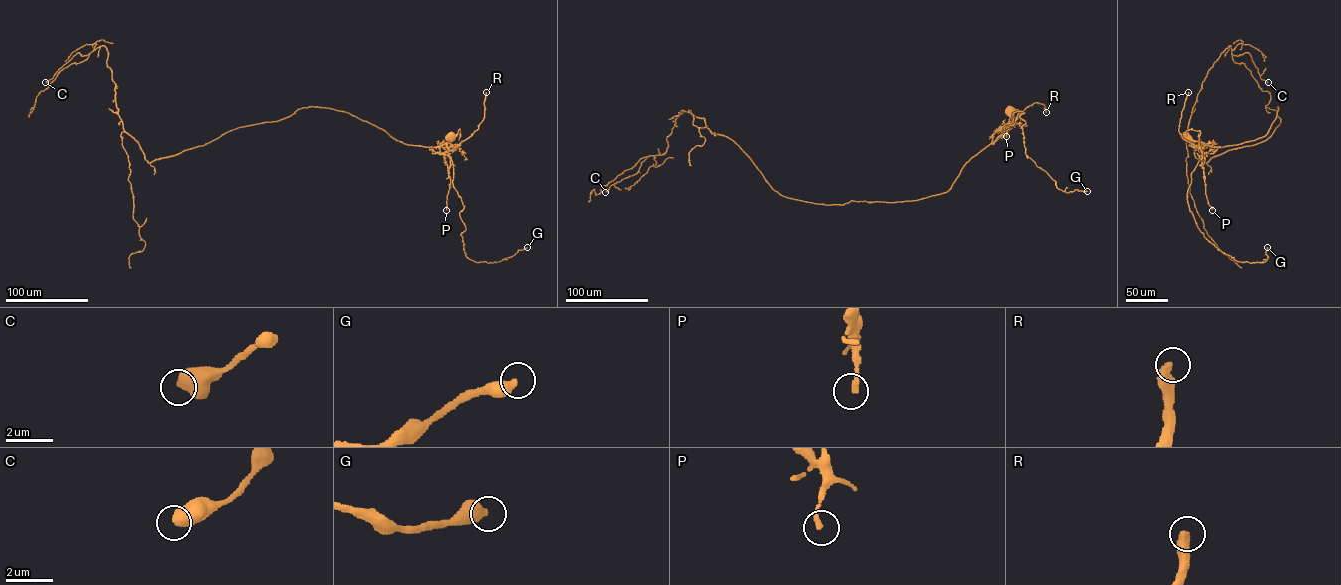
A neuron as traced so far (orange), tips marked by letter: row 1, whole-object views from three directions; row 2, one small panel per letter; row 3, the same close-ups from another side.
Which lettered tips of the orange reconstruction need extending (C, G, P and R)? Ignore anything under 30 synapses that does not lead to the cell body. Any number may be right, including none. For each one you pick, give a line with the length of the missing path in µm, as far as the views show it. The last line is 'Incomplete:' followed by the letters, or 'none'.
R: missing 400 µm
Incomplete: R

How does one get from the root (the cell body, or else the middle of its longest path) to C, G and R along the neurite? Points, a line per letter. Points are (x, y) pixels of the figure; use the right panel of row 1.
C: (1187, 137), (1238, 145), (1278, 107), (1281, 122), (1196, 157), (1192, 108), (1230, 46), (1268, 82)
G: (1187, 137), (1201, 141), (1202, 155), (1187, 199), (1203, 236), (1242, 262), (1264, 262), (1267, 247)
R: (1187, 137), (1189, 141), (1200, 143), (1196, 147), (1184, 140), (1178, 130), (1188, 92)

